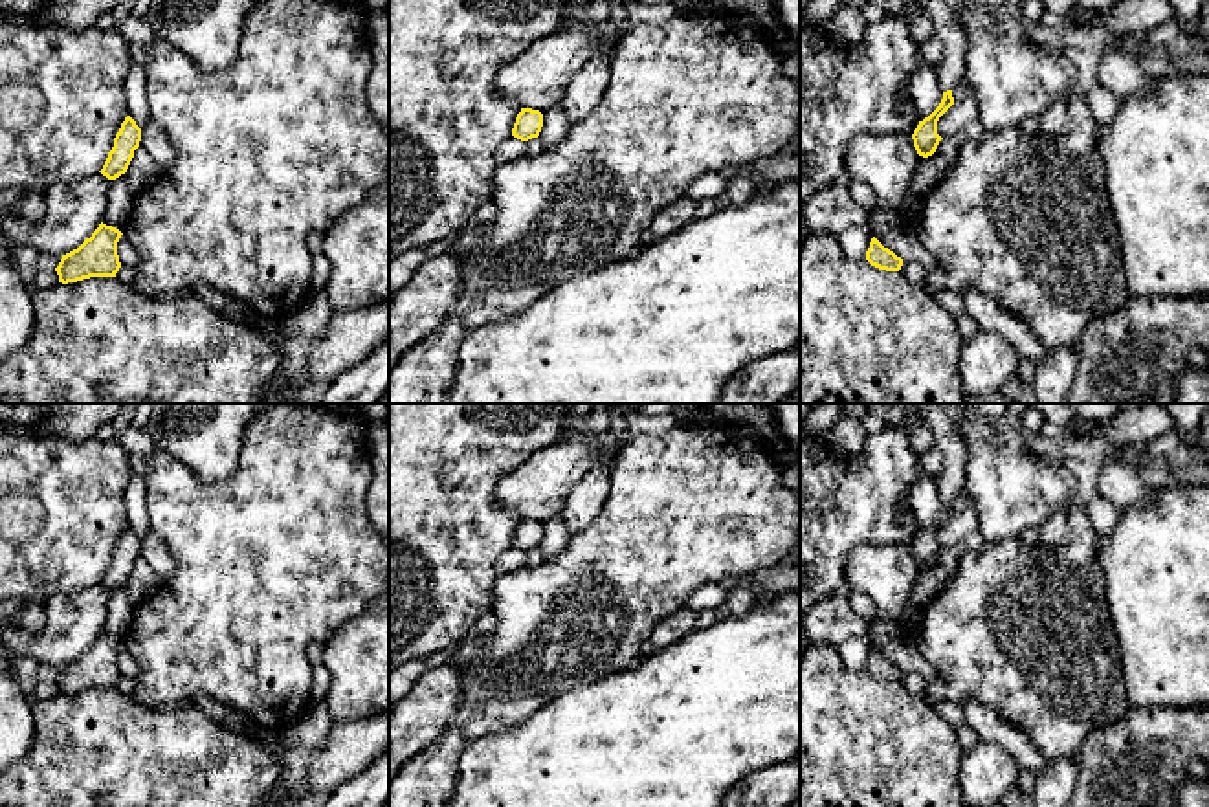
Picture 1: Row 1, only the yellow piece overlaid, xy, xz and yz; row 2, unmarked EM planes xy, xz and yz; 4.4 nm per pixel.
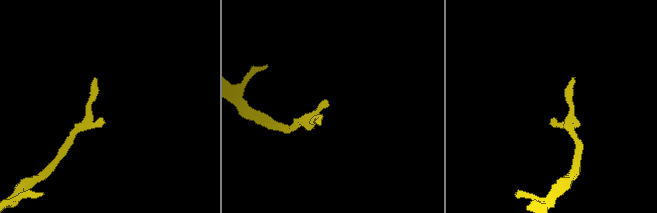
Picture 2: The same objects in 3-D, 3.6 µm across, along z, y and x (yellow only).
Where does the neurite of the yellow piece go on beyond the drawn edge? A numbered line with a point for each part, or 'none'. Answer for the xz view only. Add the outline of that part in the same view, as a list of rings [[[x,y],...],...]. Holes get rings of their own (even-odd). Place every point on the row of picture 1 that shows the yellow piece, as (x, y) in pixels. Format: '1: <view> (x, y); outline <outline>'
none

